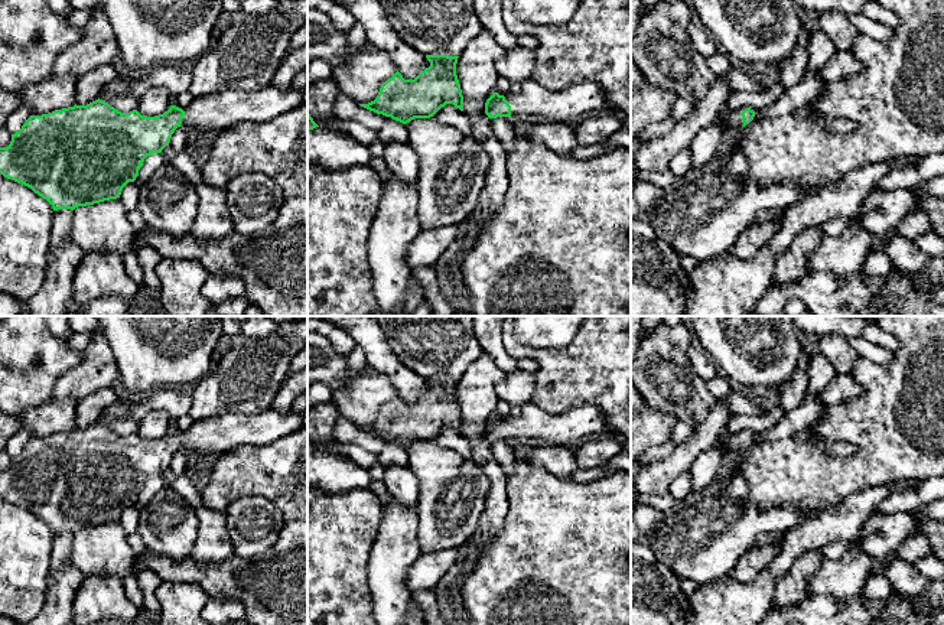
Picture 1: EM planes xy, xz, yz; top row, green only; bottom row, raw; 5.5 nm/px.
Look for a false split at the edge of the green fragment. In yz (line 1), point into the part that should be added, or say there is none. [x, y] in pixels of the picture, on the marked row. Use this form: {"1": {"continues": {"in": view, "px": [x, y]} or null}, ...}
{"1": {"continues": {"in": "yz", "px": [732, 123]}}}

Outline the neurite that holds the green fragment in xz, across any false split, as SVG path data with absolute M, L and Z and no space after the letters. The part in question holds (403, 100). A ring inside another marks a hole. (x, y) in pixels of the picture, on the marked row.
M426 55L430 66L421 71L414 79L404 79L397 71L380 88L377 98L361 107L391 117L403 124L414 118L430 118L446 104L453 104L463 111L463 95L456 75L456 64L459 56Z

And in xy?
M268 84L257 91L225 89L204 97L196 97L182 110L172 105L163 114L147 117L137 110L121 113L102 100L95 100L87 105L74 105L55 110L42 115L30 115L19 131L12 134L7 147L0 147L0 173L17 183L30 188L35 193L46 199L53 211L71 209L117 199L128 182L134 182L144 159L153 153L162 153L169 146L173 131L183 127L193 134L206 134L215 130L225 130L242 121L266 123L280 114L297 108L307 91L279 89Z

